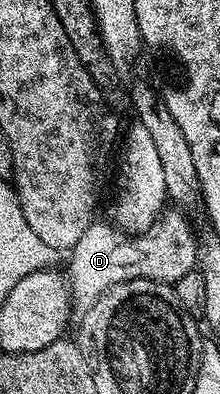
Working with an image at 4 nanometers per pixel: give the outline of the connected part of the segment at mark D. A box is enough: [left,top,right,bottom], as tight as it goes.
[65,209,199,313]

